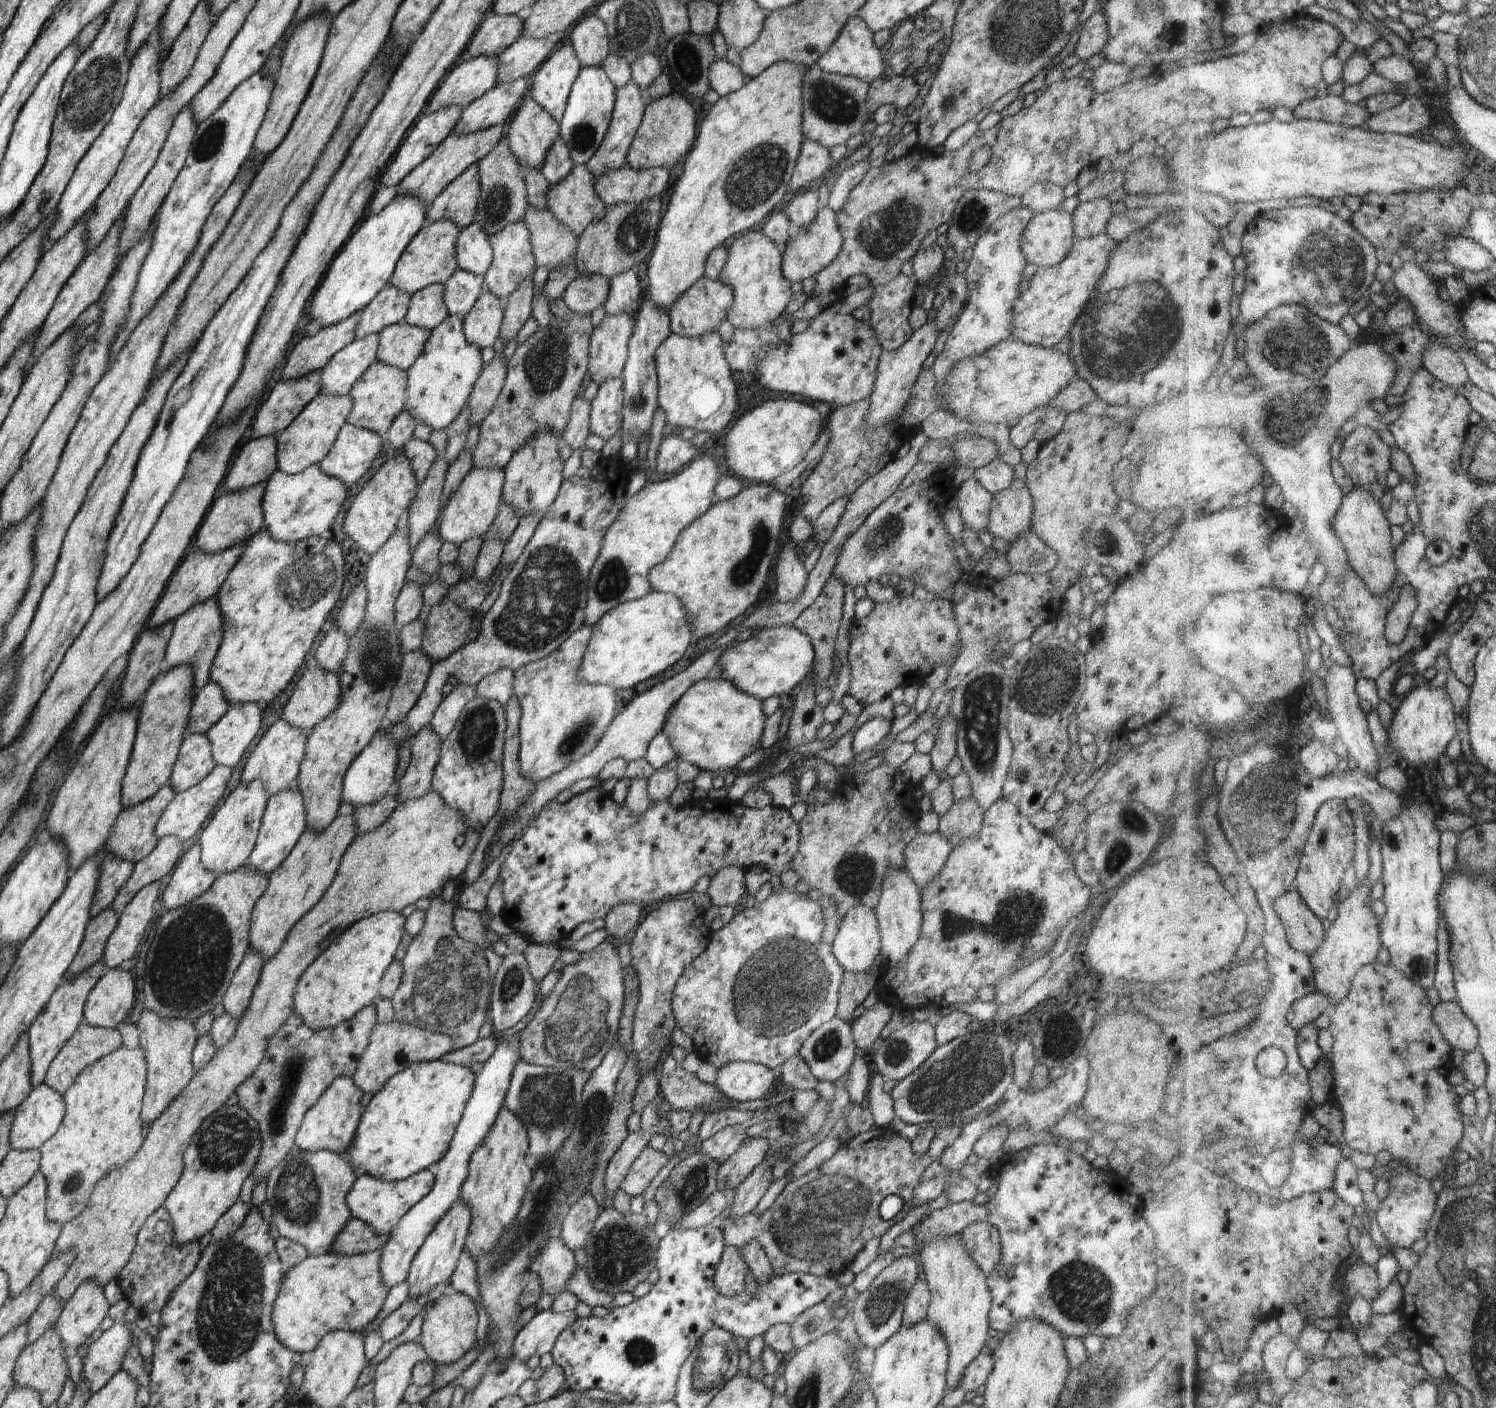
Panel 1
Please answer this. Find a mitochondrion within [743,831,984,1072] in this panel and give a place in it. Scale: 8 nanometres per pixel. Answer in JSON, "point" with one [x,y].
{"point":[855,873]}

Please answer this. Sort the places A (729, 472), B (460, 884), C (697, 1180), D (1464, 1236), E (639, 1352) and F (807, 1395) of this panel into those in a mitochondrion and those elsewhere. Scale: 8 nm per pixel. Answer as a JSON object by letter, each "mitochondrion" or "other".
{"A":"other","B":"other","C":"mitochondrion","D":"mitochondrion","E":"mitochondrion","F":"mitochondrion"}

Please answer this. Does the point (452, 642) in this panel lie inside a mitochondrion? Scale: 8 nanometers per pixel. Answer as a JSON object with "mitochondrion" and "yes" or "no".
{"mitochondrion":"no"}

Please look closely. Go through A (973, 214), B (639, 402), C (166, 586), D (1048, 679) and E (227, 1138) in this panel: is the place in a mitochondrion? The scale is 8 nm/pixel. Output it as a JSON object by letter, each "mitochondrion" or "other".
{"A":"mitochondrion","B":"other","C":"other","D":"mitochondrion","E":"mitochondrion"}

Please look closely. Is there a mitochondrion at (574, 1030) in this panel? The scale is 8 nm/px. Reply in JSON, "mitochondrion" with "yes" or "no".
{"mitochondrion":"yes"}

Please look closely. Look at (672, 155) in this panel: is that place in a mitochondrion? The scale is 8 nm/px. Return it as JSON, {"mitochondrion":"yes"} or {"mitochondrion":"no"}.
{"mitochondrion":"no"}

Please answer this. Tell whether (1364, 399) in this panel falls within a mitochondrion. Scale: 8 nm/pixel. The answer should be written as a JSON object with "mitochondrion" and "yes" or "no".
{"mitochondrion":"no"}

